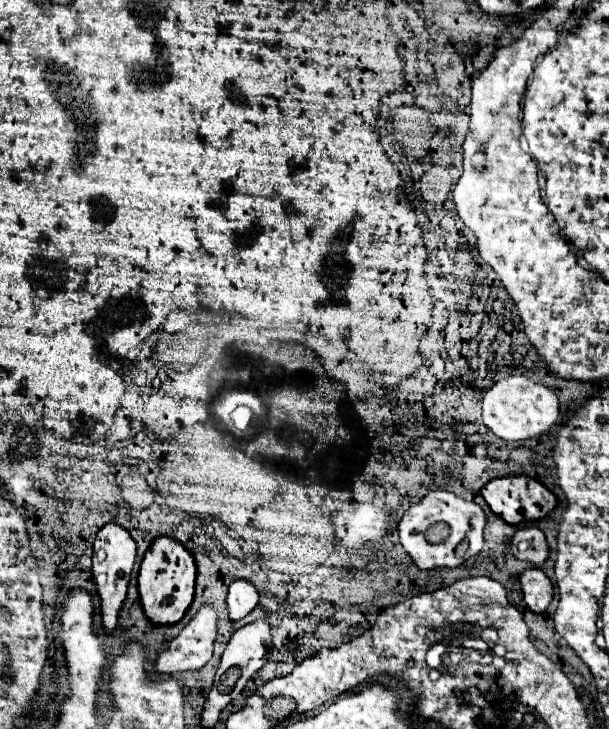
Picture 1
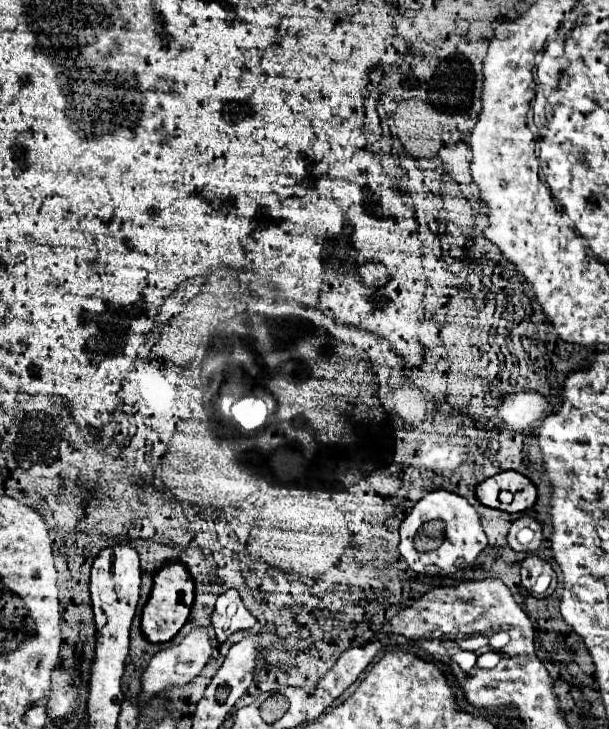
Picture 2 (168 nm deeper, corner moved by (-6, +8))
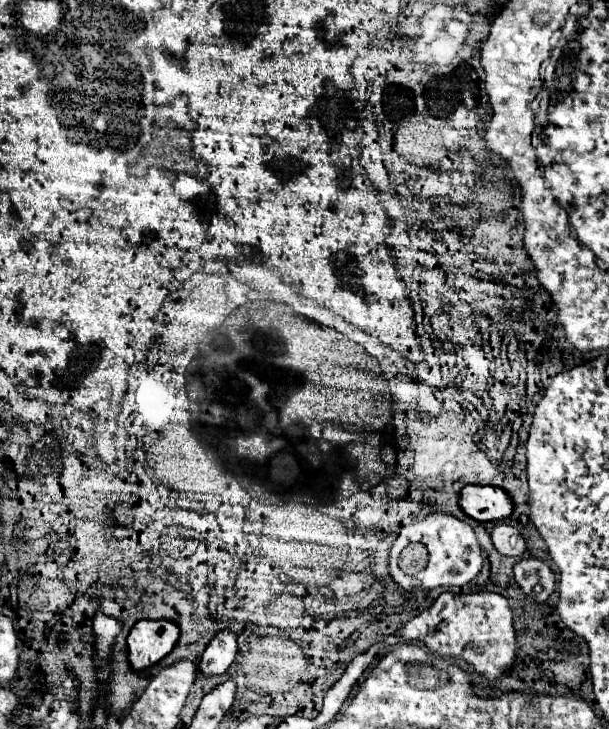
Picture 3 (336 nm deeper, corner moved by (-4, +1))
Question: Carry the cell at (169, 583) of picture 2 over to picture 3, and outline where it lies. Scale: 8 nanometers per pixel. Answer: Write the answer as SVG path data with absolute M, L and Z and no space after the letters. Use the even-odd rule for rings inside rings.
M170 619L138 621L128 635L128 659L132 669L146 669L168 655L178 643L180 627Z

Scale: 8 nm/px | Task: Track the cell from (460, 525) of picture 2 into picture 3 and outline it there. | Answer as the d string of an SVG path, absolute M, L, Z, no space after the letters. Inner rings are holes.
M442 511L430 513L420 523L412 523L412 525L402 527L402 531L398 533L398 539L394 541L394 545L390 549L390 559L388 559L390 575L404 591L410 591L414 587L422 587L422 589L454 587L454 585L462 587L480 573L482 561L484 561L482 559L482 549L480 549L480 545L476 541L476 533L474 533L472 525L468 525L466 521L462 521L462 519L458 519L458 517L450 515L450 513L442 513ZM412 541L424 543L428 547L428 553L430 553L430 561L428 561L426 569L422 569L418 575L408 575L398 565L402 549Z

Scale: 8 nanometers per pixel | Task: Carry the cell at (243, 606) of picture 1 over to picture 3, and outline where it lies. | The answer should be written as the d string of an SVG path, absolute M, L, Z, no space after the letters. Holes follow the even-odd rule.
M224 627L216 631L212 641L208 643L200 659L200 671L204 675L220 675L230 667L236 653L238 653L238 633Z

